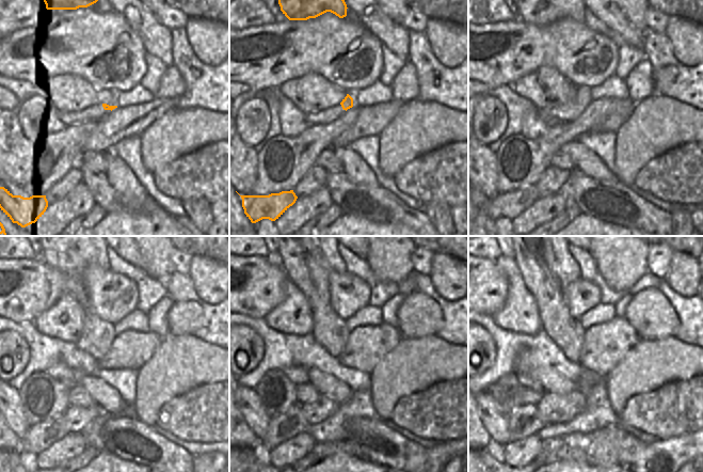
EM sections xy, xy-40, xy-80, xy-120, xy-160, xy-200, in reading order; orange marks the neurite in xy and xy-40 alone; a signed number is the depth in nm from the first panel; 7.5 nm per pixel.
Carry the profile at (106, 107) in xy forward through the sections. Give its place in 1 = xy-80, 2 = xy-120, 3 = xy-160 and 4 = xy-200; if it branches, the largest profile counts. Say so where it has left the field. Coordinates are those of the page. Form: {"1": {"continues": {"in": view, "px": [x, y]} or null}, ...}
{"1": {"continues": {"in": "xy-80", "px": [584, 96]}}, "2": {"continues": {"in": "xy-120", "px": [104, 331]}}, "3": {"continues": {"in": "xy-160", "px": [307, 257]}}, "4": {"continues": {"in": "xy-200", "px": [543, 258]}}}

